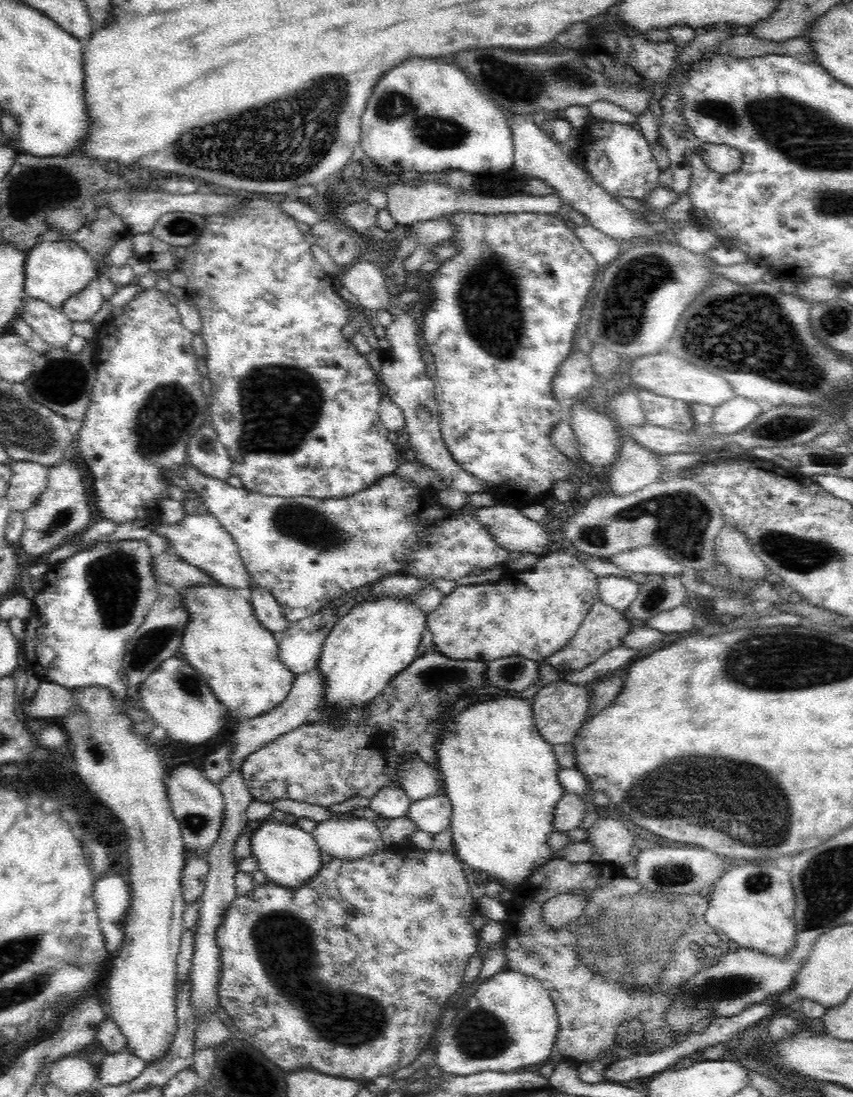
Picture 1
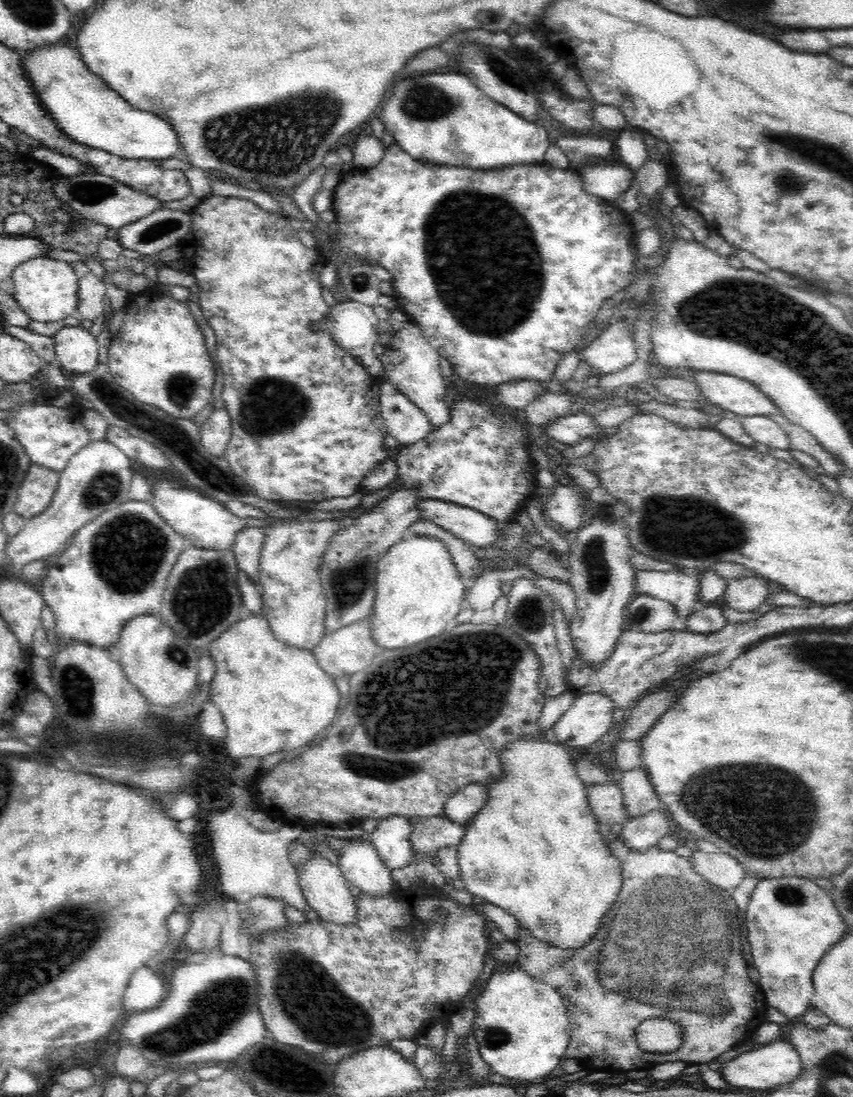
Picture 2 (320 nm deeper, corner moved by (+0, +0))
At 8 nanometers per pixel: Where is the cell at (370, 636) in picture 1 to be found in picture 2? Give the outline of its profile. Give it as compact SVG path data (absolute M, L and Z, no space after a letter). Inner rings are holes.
M409 534L394 543L378 561L372 637L381 650L414 646L442 634L463 608L467 588L448 545L436 537Z

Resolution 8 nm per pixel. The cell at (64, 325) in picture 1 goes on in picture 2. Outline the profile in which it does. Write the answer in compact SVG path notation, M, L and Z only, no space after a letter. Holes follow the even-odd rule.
M80 325L65 327L54 336L55 364L66 374L91 374L99 364L98 342L90 331Z

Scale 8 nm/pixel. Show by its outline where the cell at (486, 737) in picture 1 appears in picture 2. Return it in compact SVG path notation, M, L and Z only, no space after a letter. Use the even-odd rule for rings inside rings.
M544 737L540 738L522 738L516 742L510 742L502 752L500 752L500 763L502 763L502 772L496 777L487 780L489 799L487 806L480 810L480 813L474 817L474 821L467 826L466 835L462 842L458 844L459 868L461 869L461 879L470 894L474 895L478 901L487 901L500 908L504 908L508 914L512 914L530 935L545 942L550 946L557 946L564 950L578 950L584 948L588 942L592 941L599 932L602 918L608 914L612 904L616 902L620 890L622 890L622 864L618 858L612 854L610 847L606 845L605 837L599 832L599 823L596 816L592 813L589 799L586 792L586 785L578 776L575 760L560 742L548 742Z

